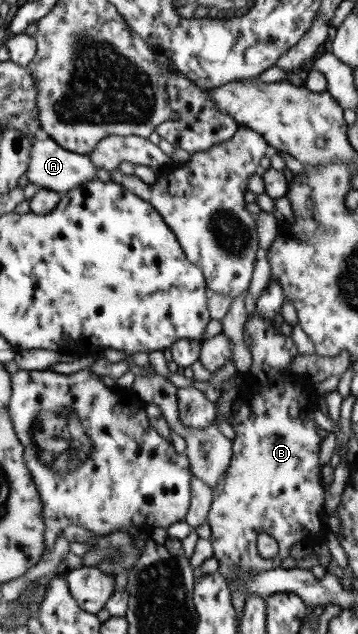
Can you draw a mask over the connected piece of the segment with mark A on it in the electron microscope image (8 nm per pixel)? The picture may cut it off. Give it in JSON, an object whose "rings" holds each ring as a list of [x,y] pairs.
{"rings":[[[48,136],[46,139],[34,141],[26,176],[29,182],[39,188],[65,193],[94,180],[98,176],[96,174],[98,169],[100,168],[97,168],[97,165],[93,163],[92,156],[85,153],[70,152],[70,149],[58,144]]]}

